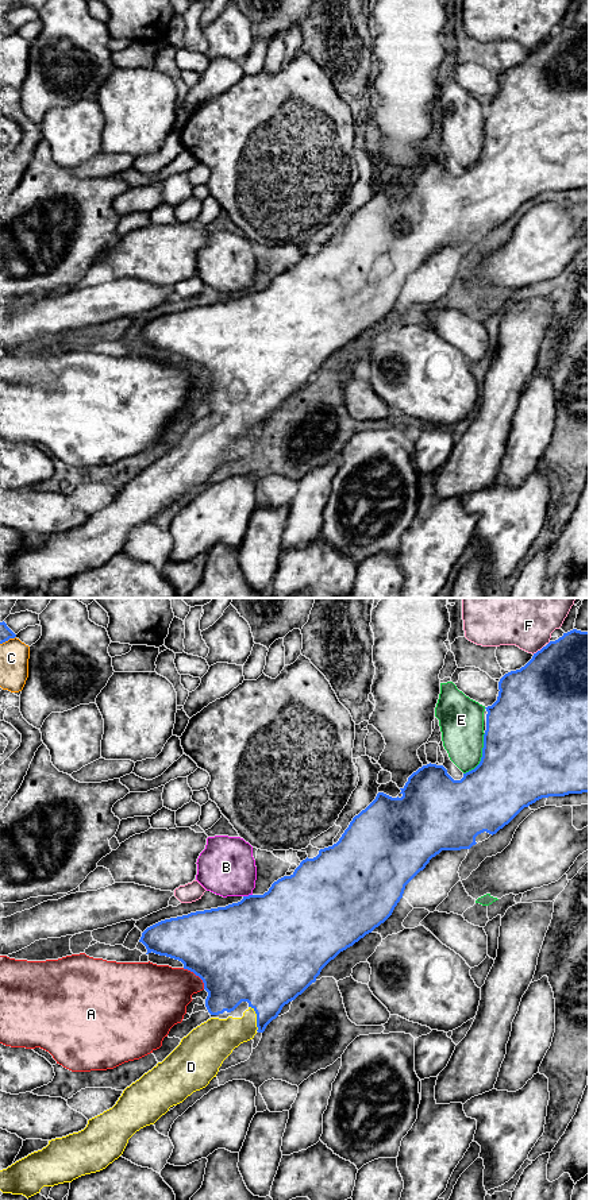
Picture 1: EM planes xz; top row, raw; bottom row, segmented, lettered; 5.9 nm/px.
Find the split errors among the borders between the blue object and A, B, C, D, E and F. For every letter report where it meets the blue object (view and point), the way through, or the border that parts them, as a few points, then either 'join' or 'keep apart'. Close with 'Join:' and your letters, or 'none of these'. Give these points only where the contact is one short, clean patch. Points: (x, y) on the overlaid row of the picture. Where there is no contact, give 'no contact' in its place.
A: meets blue in xz at (196, 975); keep apart
B: meets blue in xz at (249, 895); border along xz (251, 894), (243, 896); keep apart
C: meets blue in xz at (7, 640); keep apart
D: meets blue in xz at (257, 1018); join
E: meets blue in xz at (482, 756); keep apart
F: meets blue in xz at (538, 651); keep apart
Join: D

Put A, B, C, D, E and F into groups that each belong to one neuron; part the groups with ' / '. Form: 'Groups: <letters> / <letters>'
Groups: A / B / C / D / E / F

